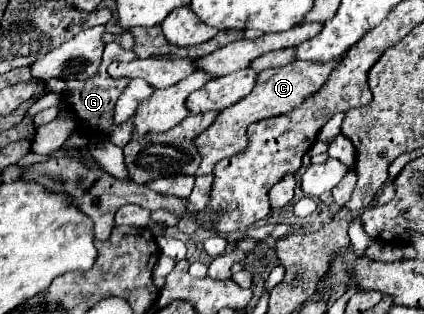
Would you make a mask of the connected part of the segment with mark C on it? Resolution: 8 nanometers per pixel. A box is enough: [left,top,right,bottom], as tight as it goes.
[196,55,344,175]

